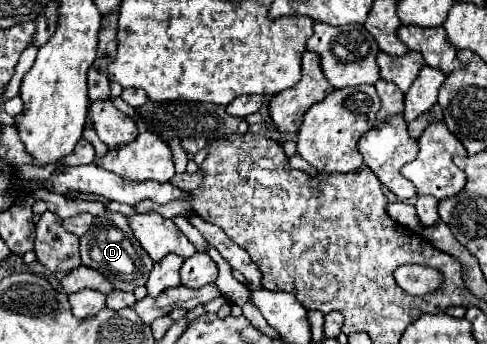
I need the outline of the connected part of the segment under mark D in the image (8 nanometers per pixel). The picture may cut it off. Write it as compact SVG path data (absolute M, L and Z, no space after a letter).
M103 212L101 216L95 216L95 224L91 224L91 228L79 240L83 264L107 276L113 282L115 290L133 292L137 286L145 286L153 262L147 252L143 252L139 240L135 240L129 226L129 218L125 214Z

